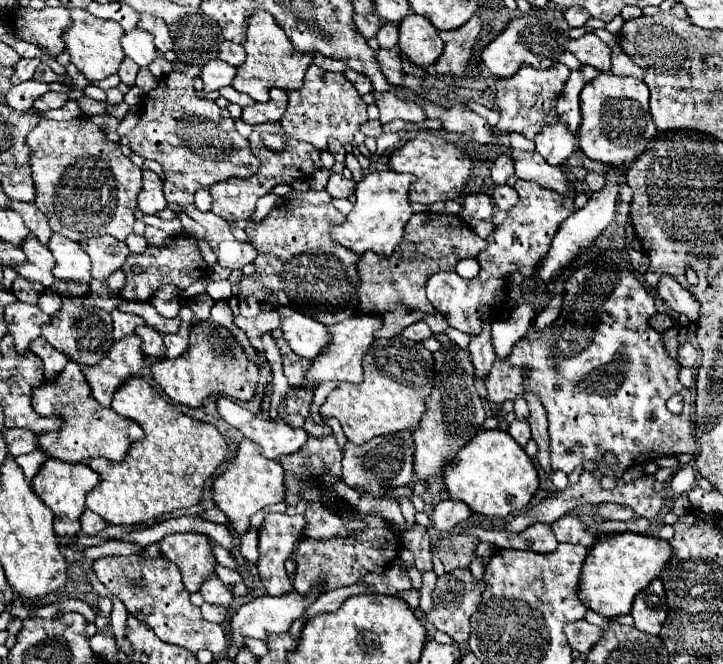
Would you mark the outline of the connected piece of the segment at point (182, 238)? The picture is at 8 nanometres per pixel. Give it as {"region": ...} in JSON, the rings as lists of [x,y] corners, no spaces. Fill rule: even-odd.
{"region":[[[185,233],[167,237],[161,247],[147,245],[147,249],[143,253],[131,253],[127,257],[127,263],[121,269],[125,271],[127,281],[125,281],[123,289],[119,291],[119,297],[125,299],[125,301],[147,301],[147,299],[151,299],[153,291],[159,289],[165,283],[171,283],[177,289],[187,289],[191,283],[195,283],[197,279],[201,279],[201,277],[205,277],[209,273],[209,265],[203,261],[203,255],[199,251],[197,239],[191,237],[191,235],[185,235]],[[133,263],[141,263],[143,265],[143,273],[135,275],[131,271]]]}

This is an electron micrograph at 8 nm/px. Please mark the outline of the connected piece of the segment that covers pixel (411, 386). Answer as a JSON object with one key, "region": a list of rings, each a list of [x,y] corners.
{"region":[[[401,335],[393,339],[377,339],[363,357],[363,383],[337,385],[321,405],[321,417],[335,417],[345,437],[361,445],[377,435],[403,429],[417,429],[425,415],[425,397],[433,387],[433,357],[421,343],[411,343]]]}

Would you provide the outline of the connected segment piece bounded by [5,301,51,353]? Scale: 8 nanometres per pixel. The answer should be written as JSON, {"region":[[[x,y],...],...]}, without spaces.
{"region":[[[21,301],[5,307],[5,319],[9,325],[9,333],[15,339],[15,349],[19,353],[25,353],[29,343],[41,335],[41,325],[51,321],[51,317],[45,315],[37,305]]]}

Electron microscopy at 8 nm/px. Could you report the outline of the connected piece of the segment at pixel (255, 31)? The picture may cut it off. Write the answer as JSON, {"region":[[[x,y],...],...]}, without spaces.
{"region":[[[257,11],[249,17],[247,39],[243,47],[247,51],[247,59],[237,69],[231,87],[241,93],[247,93],[255,101],[267,101],[267,91],[273,87],[285,91],[299,89],[303,85],[303,75],[313,61],[313,55],[303,55],[291,47],[291,41],[287,39],[285,31],[275,23],[275,19],[267,11]]]}

